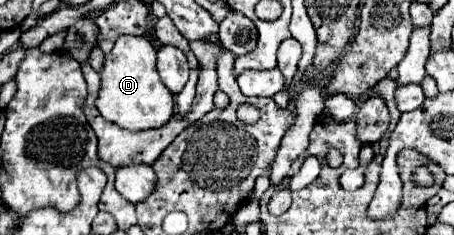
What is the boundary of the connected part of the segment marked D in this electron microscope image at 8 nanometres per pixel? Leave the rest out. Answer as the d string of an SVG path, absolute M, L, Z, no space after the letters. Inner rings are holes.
M121 35L111 53L105 55L105 65L101 69L101 91L95 105L107 121L129 131L143 131L163 127L173 117L173 93L167 91L159 79L155 55L157 51L149 39L135 35Z

